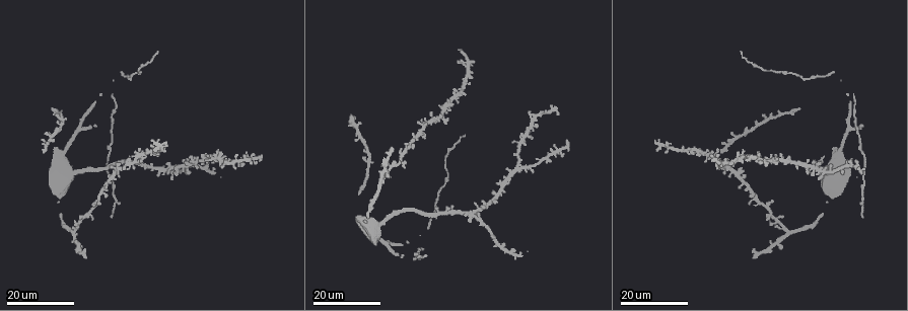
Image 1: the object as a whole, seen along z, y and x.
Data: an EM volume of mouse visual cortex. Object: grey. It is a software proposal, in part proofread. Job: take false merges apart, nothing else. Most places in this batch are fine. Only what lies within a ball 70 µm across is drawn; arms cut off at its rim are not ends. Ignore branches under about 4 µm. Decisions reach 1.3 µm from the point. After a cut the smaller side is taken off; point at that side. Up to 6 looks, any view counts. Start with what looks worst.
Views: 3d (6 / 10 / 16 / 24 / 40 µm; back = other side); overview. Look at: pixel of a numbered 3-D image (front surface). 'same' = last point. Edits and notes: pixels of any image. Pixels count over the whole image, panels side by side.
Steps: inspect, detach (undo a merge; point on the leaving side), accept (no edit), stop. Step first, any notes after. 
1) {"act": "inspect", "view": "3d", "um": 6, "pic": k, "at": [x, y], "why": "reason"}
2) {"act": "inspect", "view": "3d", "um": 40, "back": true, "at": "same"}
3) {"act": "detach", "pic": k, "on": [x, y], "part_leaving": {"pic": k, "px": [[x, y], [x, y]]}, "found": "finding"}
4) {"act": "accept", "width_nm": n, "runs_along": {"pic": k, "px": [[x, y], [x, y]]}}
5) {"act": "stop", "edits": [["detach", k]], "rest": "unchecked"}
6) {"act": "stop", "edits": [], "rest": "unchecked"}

{"act": "inspect", "view": "3d", "um": 16, "pic": 1, "at": [164, 170], "why": "looks like a crossing"}

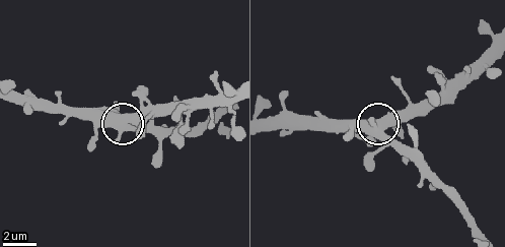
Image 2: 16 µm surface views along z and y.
{"act": "inspect", "view": "3d", "um": 6, "pic": 2, "at": [124, 125]}

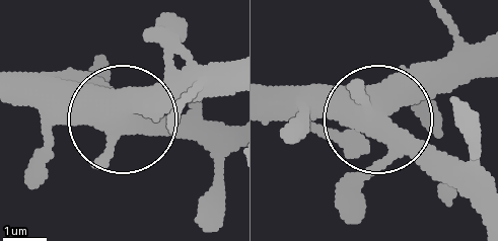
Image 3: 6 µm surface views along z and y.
{"act": "accept", "found": "continuous, no second neuron"}

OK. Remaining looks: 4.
{"act": "inspect", "view": "3d", "um": 16, "pic": 1, "at": [752, 65]}

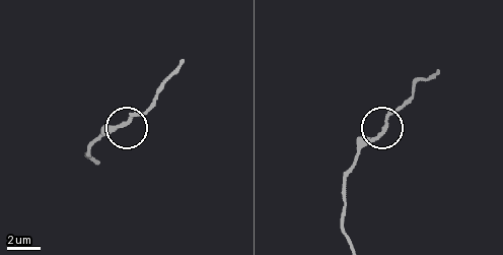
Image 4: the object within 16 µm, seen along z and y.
{"act": "inspect", "view": "3d", "um": 10, "pic": 4, "at": [129, 120], "why": "closer look"}

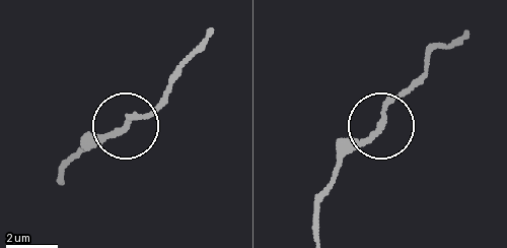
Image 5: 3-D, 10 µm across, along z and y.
{"act": "accept", "found": "all the same neuron"}

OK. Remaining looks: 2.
{"act": "inspect", "view": "3d", "um": 24, "pic": 1, "at": [520, 167], "why": "looks like a crossing"}

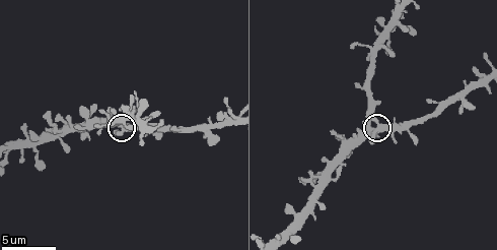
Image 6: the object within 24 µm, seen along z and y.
{"act": "inspect", "view": "3d", "um": 10, "at": "same"}

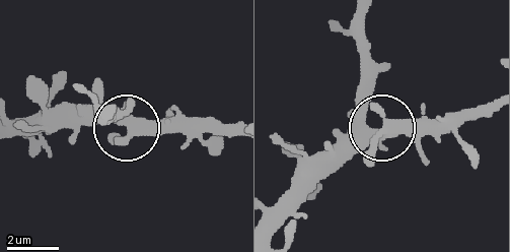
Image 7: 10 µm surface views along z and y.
{"act": "accept", "side_arm_um": 19, "found": "continuous, no second neuron"}

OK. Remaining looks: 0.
{"act": "stop", "edits": [], "rest": "unchecked"}

